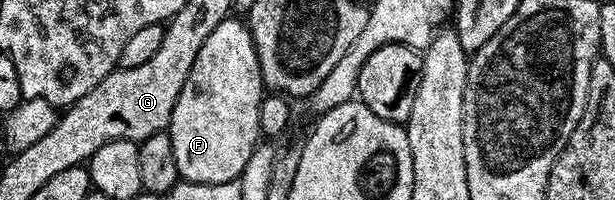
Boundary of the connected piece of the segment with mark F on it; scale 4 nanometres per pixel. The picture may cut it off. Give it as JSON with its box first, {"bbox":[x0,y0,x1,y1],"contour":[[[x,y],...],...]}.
{"bbox":[167,16,265,184],"contour":[[[236,16],[223,18],[218,28],[214,28],[214,32],[206,36],[206,44],[198,48],[198,56],[194,56],[194,68],[190,68],[186,84],[182,84],[182,92],[168,121],[167,133],[170,144],[174,144],[174,161],[178,164],[178,172],[183,181],[194,184],[226,184],[239,179],[240,173],[246,168],[246,160],[250,160],[262,138],[258,108],[265,93],[258,52],[252,33],[248,31],[247,21]]]}

